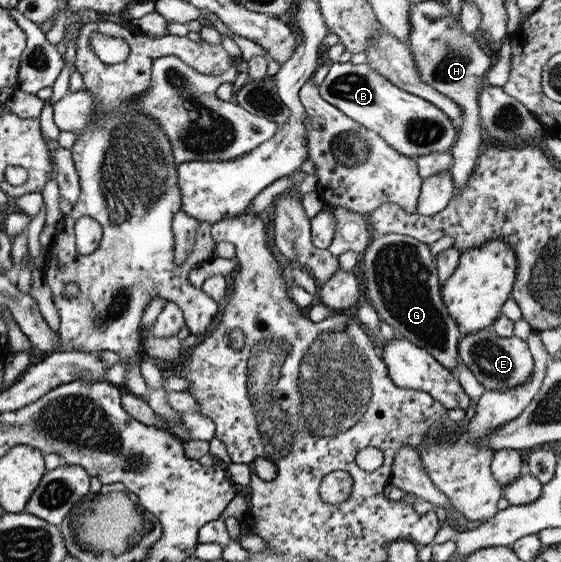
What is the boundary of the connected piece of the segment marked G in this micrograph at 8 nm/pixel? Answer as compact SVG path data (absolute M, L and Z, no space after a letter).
M399 234L371 236L371 241L364 253L360 255L359 266L362 270L363 279L366 283L366 295L370 304L379 316L379 319L390 325L402 339L406 339L428 352L455 377L455 368L459 358L456 351L460 331L456 327L450 315L445 311L440 300L440 283L437 282L437 272L434 261L430 258L428 245L413 239L412 237Z

